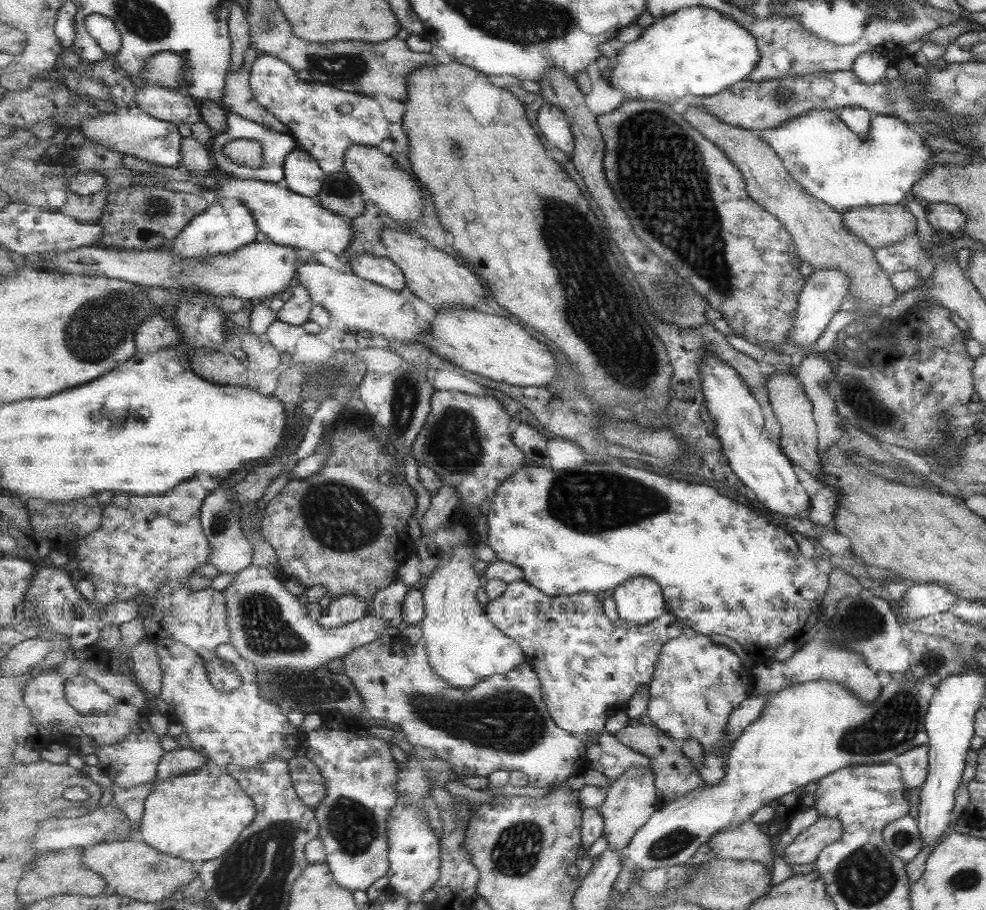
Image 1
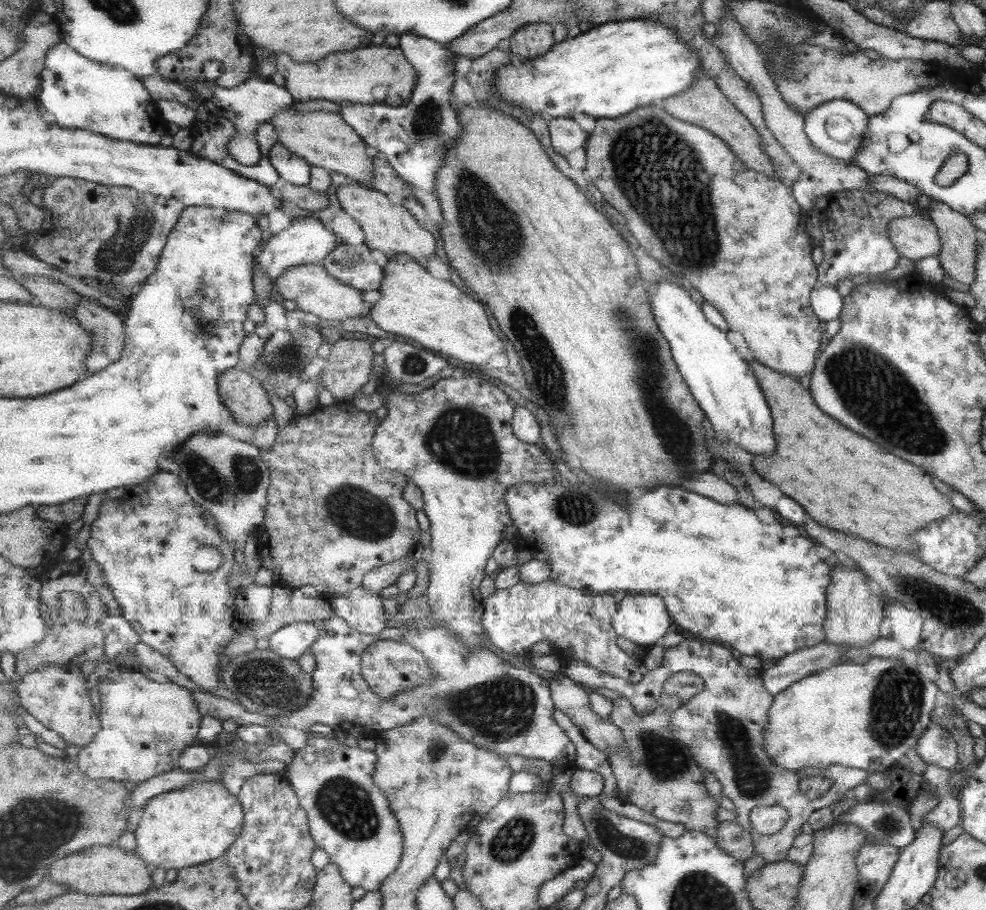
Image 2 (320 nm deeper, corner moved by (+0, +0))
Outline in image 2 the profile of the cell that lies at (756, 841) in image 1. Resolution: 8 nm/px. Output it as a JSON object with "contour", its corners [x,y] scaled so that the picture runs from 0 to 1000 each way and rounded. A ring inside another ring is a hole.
{"contour":[[[693,737],[685,740],[676,746],[674,756],[671,759],[671,767],[668,769],[669,777],[656,787],[650,787],[639,769],[633,764],[622,768],[622,785],[620,793],[630,801],[632,812],[634,812],[635,826],[630,825],[618,829],[618,838],[623,847],[627,859],[628,877],[632,881],[638,881],[659,892],[660,896],[670,901],[693,905],[696,913],[707,912],[713,914],[720,921],[727,921],[729,916],[730,903],[725,899],[725,890],[729,886],[728,879],[718,873],[716,865],[716,848],[709,843],[703,833],[702,824],[693,815],[690,815],[680,799],[680,789],[691,776],[699,773],[707,763],[716,755],[716,749],[703,737]]]}

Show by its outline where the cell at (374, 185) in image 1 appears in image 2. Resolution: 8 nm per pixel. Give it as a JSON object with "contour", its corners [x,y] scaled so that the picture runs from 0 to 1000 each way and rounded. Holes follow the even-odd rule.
{"contour":[[[301,119],[285,120],[274,135],[280,141],[283,157],[304,171],[316,182],[344,189],[364,202],[378,198],[378,175],[372,171],[369,152],[343,124],[330,121],[303,122]]]}

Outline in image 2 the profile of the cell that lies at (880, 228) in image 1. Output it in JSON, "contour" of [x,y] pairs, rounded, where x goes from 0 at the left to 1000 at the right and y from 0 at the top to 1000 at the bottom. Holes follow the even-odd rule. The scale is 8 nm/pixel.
{"contour":[[[929,235],[902,245],[900,262],[908,275],[911,275],[913,282],[926,289],[939,282],[949,282],[955,270],[947,246]]]}

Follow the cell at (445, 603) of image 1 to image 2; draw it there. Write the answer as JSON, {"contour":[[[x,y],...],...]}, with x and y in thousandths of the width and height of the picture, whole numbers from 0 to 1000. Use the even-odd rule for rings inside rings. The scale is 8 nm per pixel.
{"contour":[[[389,404],[381,415],[380,430],[389,436],[388,446],[394,449],[383,475],[380,476],[380,501],[386,512],[410,521],[417,531],[427,536],[431,547],[430,562],[438,578],[435,585],[438,591],[437,602],[433,614],[437,629],[432,648],[435,675],[451,682],[451,689],[470,700],[479,715],[487,713],[492,710],[490,691],[492,692],[493,658],[488,655],[488,640],[495,633],[492,624],[496,613],[510,596],[510,582],[521,576],[512,546],[517,536],[531,530],[561,534],[566,523],[559,512],[560,505],[547,492],[547,488],[530,486],[521,476],[518,464],[521,462],[523,447],[516,442],[516,435],[508,426],[484,413],[470,418],[458,414],[443,415],[429,425],[415,426],[400,420],[400,415]],[[459,484],[463,484],[463,492],[457,488]]]}

